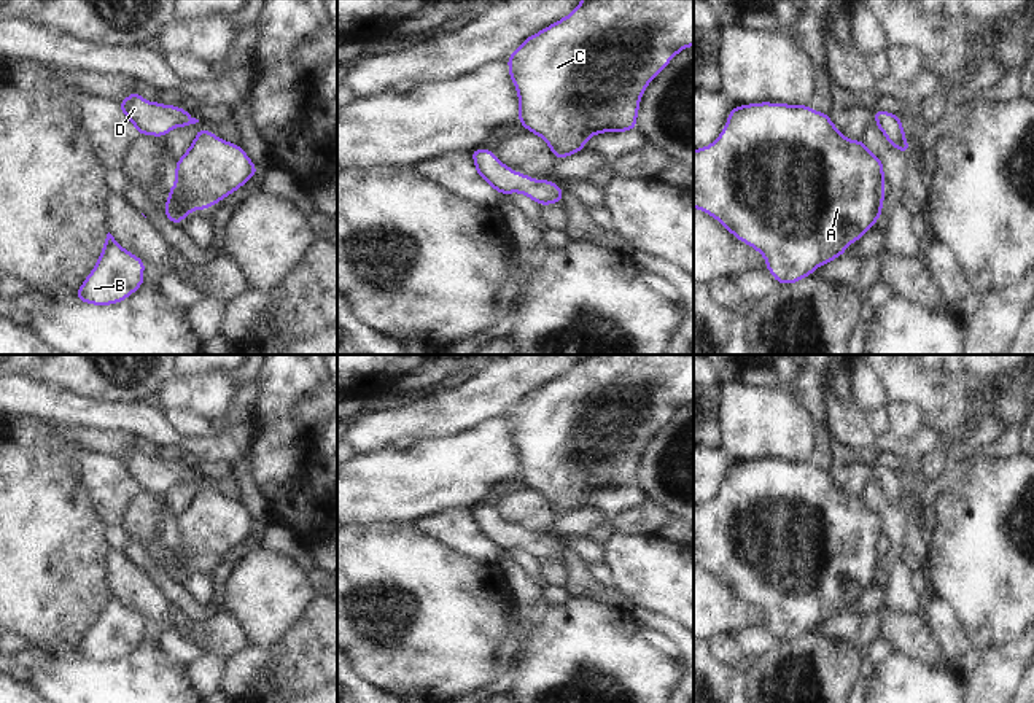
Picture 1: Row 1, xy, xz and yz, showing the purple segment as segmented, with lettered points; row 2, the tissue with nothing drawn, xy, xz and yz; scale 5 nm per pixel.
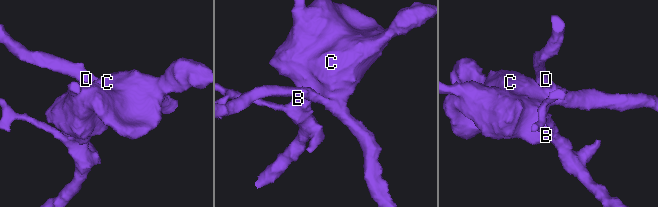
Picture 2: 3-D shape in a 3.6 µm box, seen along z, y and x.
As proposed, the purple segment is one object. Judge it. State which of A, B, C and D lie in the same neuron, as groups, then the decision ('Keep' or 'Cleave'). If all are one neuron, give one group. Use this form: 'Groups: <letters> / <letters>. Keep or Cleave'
Groups: A B C D. Keep

